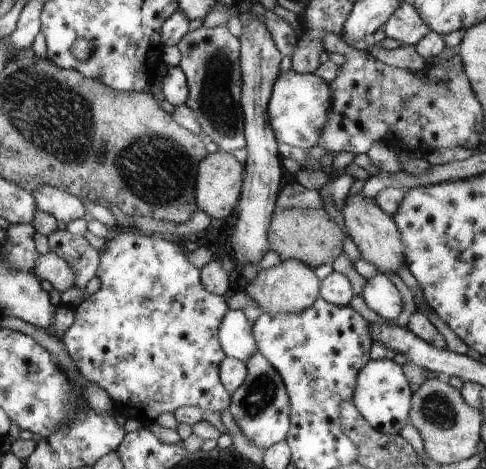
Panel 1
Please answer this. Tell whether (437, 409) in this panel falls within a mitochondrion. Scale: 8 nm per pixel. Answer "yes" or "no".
yes

